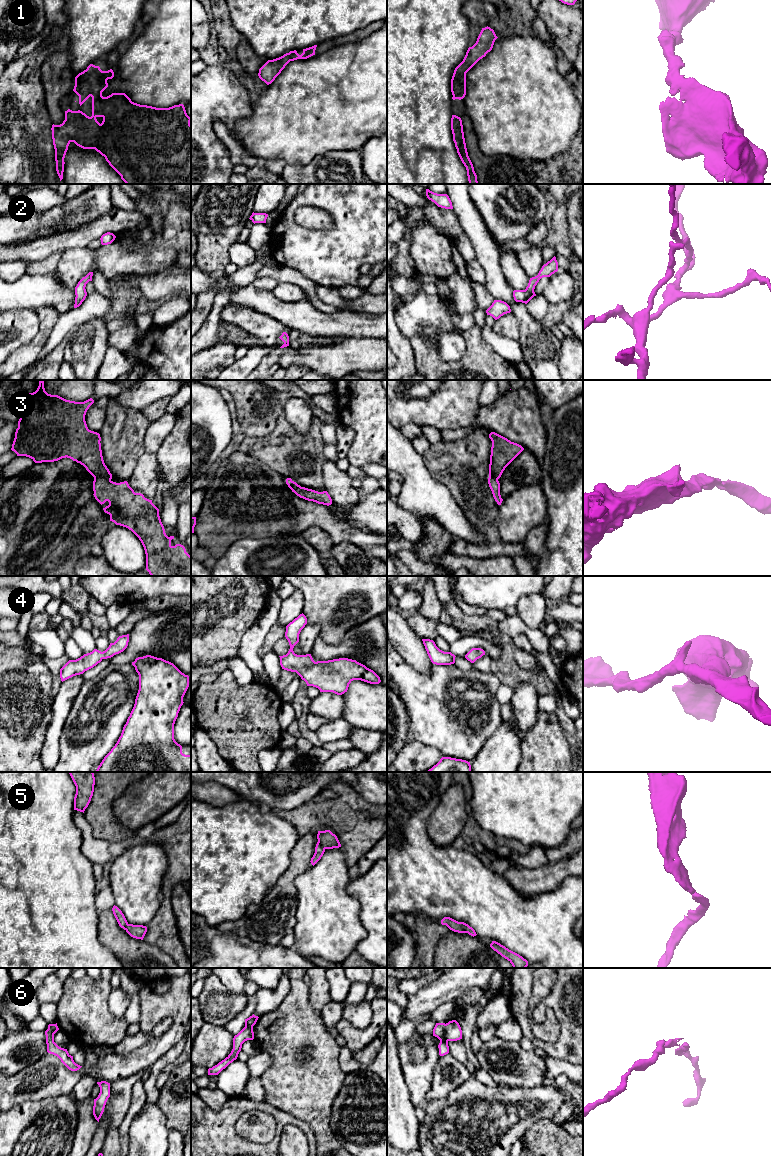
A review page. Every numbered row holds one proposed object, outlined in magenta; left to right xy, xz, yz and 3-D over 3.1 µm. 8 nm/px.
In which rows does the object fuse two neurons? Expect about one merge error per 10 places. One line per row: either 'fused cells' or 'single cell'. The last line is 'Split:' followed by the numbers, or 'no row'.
1: single cell
2: single cell
3: single cell
4: single cell
5: single cell
6: fused cells
Split: 6

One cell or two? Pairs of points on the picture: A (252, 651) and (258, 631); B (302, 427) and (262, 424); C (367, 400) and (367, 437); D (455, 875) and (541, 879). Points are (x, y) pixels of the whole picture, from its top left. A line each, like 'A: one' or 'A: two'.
A: one
B: two
C: one
D: two

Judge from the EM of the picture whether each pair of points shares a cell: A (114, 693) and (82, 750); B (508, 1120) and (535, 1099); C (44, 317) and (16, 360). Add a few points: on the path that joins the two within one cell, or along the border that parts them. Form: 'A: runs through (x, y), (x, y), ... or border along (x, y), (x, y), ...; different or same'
A: runs through (106, 707), (97, 716), (87, 736); same
B: runs through (515, 1113), (521, 1107), (528, 1105); same
C: runs through (44, 329), (42, 337), (28, 352); same

